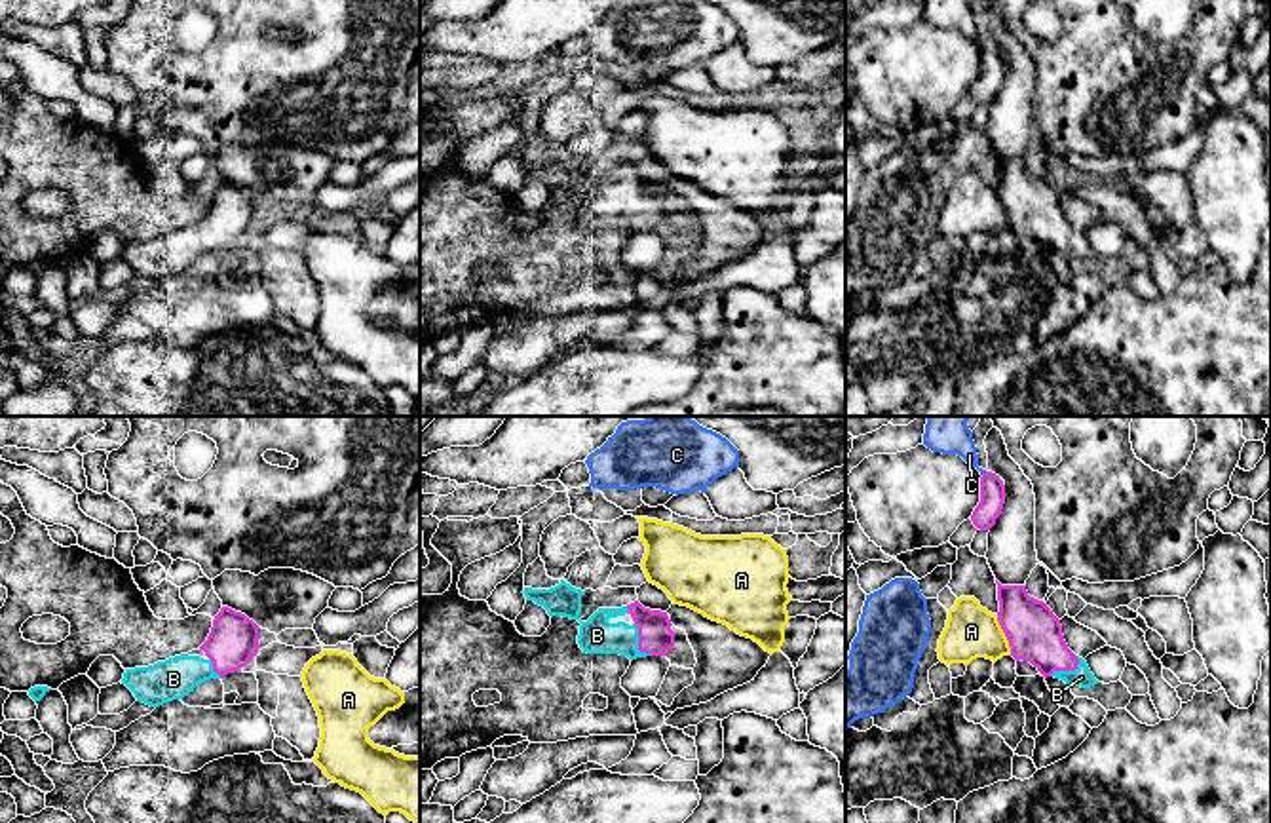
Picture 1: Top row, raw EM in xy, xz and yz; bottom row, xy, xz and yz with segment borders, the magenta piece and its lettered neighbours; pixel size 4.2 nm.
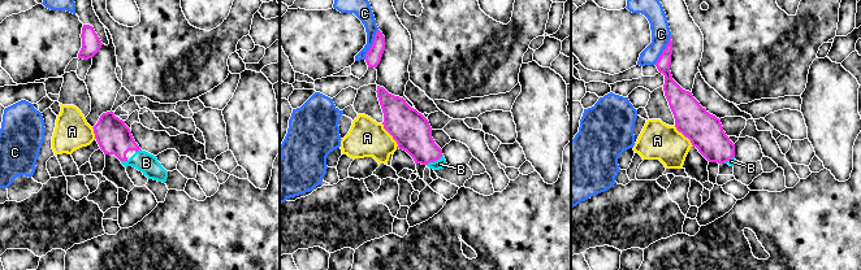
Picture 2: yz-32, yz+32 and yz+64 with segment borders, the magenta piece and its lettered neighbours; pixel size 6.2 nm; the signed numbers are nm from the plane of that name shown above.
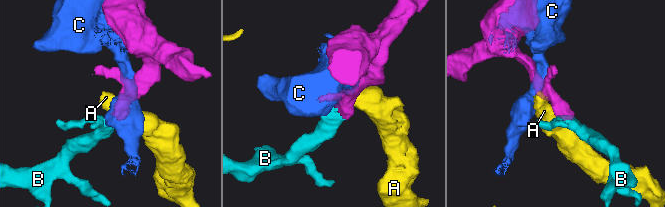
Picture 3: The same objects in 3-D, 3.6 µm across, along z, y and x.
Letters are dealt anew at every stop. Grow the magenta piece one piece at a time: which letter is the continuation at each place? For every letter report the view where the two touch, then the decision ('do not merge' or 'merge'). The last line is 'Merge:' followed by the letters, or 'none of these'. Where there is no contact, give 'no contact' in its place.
A: yz | do not merge
B: xz | merge
C: no contact | do not merge
Merge: B

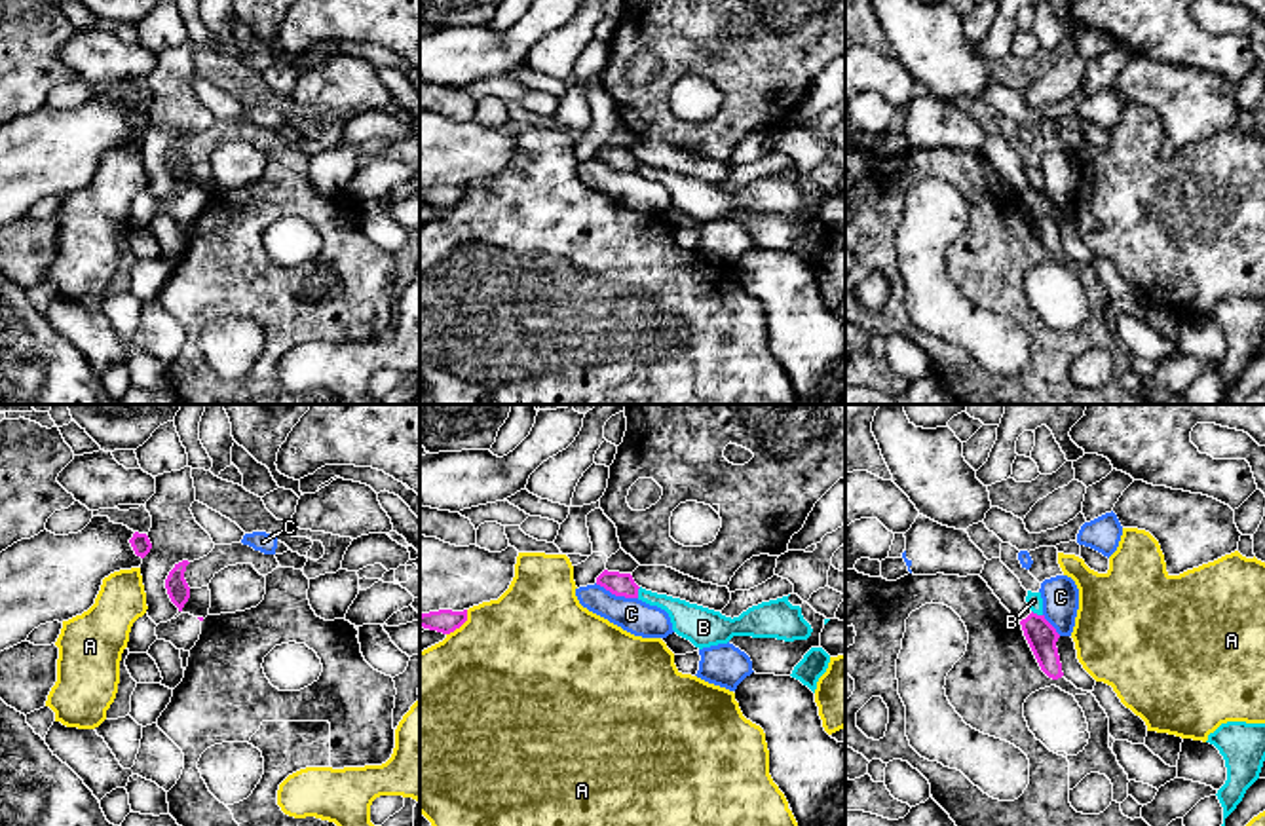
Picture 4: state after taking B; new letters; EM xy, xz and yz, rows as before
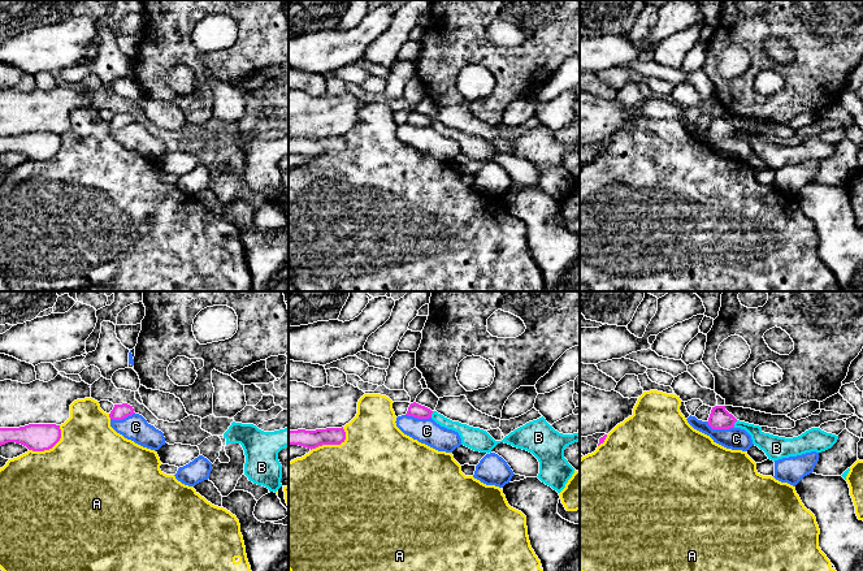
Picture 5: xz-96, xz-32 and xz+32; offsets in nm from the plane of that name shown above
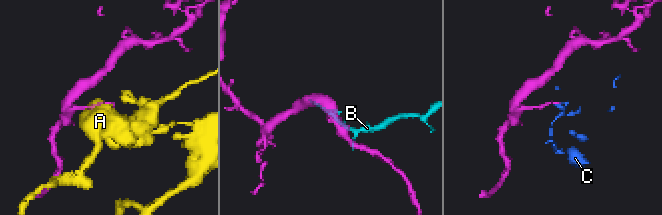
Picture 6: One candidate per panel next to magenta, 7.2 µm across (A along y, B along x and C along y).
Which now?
A: xz | do not merge
B: xz | do not merge
C: xz | do not merge
Merge: none of these

